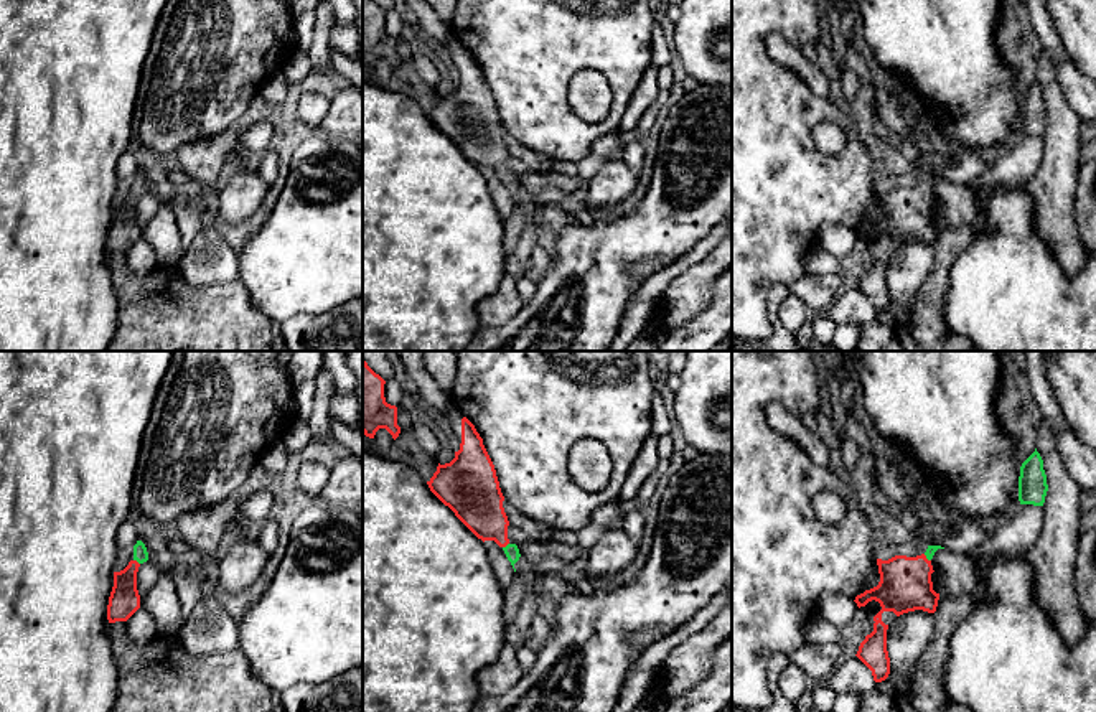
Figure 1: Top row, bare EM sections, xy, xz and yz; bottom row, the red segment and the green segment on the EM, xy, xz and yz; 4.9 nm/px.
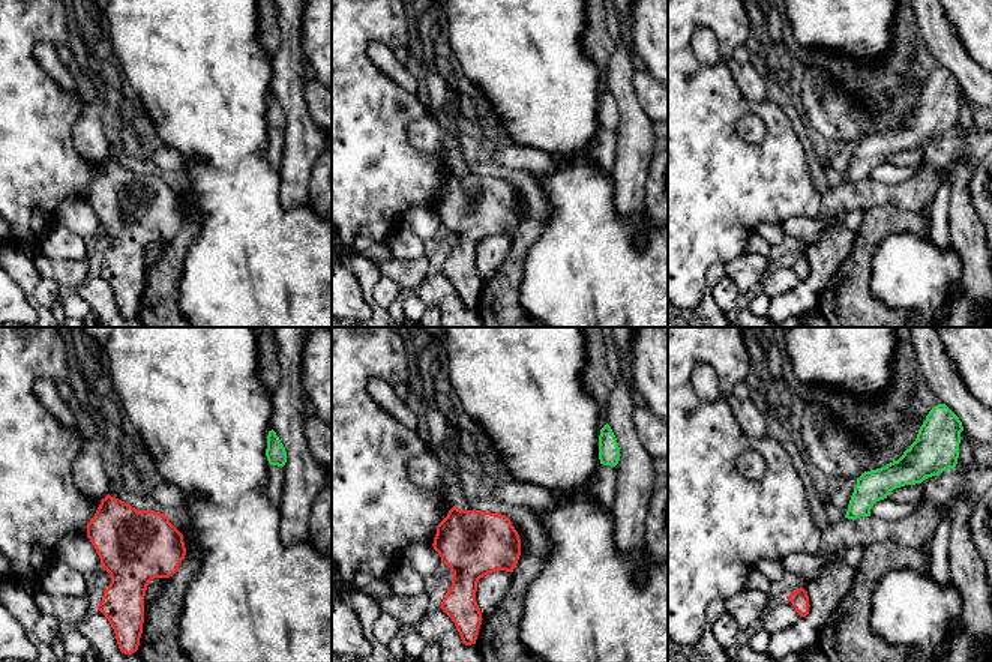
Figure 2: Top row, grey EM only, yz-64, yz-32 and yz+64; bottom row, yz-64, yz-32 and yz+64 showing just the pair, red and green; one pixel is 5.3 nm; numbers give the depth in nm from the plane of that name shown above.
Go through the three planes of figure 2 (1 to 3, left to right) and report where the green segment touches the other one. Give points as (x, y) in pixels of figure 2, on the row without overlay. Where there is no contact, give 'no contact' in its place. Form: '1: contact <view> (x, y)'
1: no contact
2: no contact
3: no contact

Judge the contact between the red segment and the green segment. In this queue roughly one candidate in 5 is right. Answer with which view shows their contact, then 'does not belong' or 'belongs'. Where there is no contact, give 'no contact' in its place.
xy | belongs

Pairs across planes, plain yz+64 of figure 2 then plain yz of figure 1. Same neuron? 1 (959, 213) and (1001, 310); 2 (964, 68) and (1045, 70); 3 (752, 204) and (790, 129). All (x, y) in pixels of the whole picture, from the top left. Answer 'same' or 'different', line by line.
1: different
2: different
3: same

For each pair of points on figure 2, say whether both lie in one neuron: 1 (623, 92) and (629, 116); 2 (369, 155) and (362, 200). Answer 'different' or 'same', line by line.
1: same
2: same

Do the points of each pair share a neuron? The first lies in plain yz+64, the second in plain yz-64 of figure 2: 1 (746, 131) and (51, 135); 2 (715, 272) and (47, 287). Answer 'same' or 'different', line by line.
1: different
2: different

